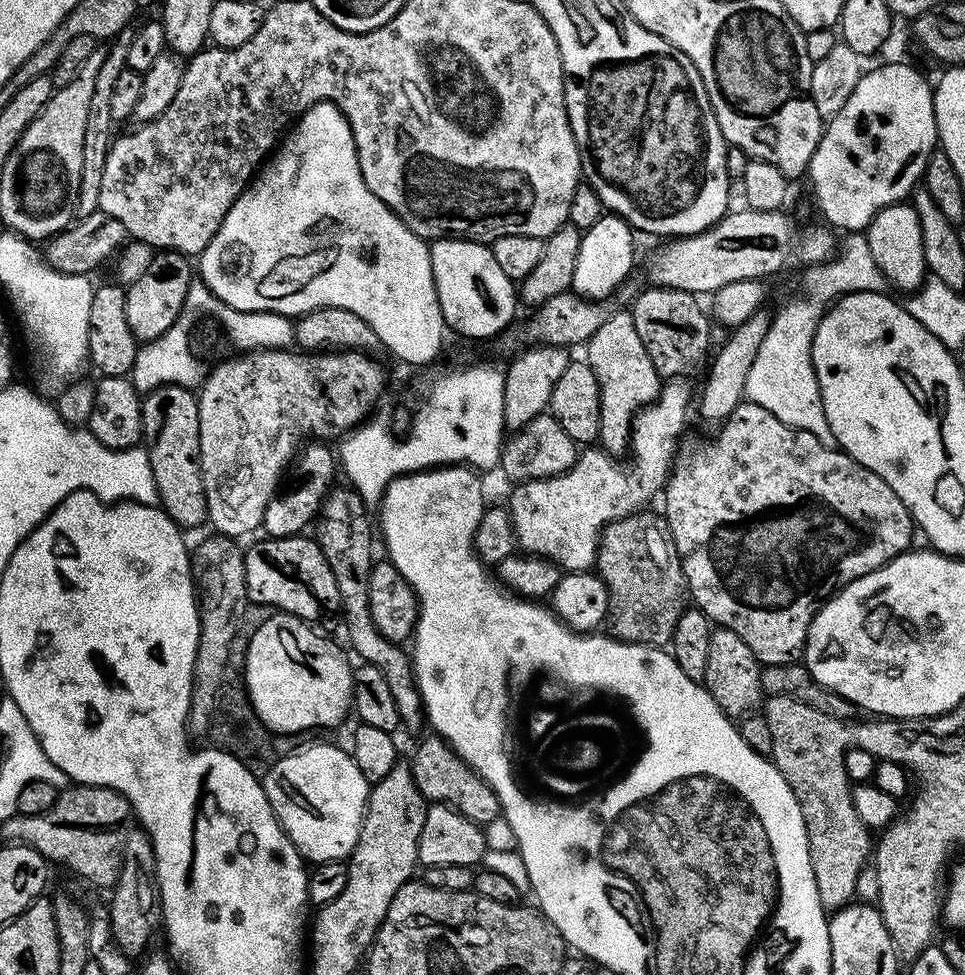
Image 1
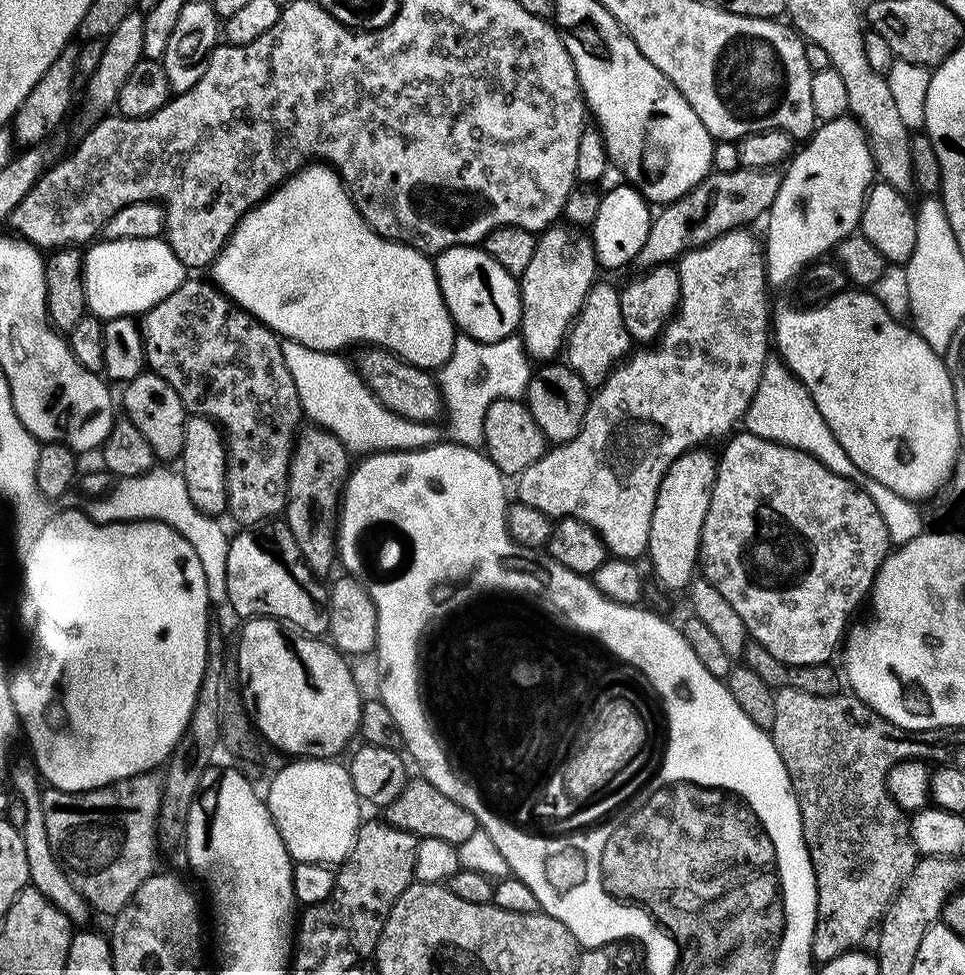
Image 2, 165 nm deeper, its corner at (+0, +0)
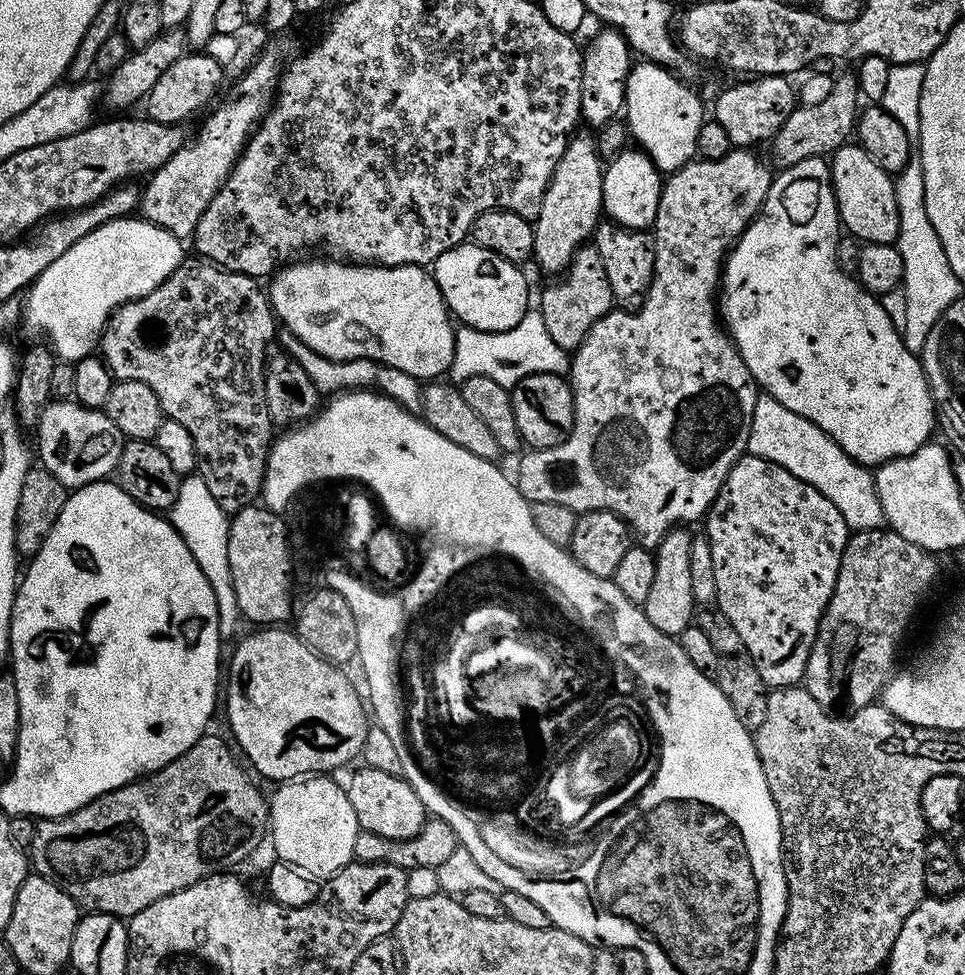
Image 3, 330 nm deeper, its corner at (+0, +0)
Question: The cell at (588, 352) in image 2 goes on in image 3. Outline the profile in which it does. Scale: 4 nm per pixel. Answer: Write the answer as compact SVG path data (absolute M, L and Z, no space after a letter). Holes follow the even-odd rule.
M595 246L579 248L562 275L553 280L556 281L546 285L540 296L538 311L550 338L554 338L555 344L562 346L564 352L571 354L582 346L582 342L590 334L590 326L594 326L598 318L613 311L610 281L606 279L606 270Z

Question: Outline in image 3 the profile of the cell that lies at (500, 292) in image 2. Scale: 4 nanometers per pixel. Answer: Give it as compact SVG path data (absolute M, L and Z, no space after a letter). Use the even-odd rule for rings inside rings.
M465 242L456 248L446 250L446 254L438 257L434 265L436 284L440 287L440 293L444 295L449 313L461 325L477 328L483 332L510 330L522 319L524 313L529 311L528 284L524 281L524 276L520 272L523 271L506 258L502 258L498 254L471 242Z

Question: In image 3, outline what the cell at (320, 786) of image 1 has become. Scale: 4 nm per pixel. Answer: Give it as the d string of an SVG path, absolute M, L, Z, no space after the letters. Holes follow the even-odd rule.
M309 774L303 778L297 778L290 780L279 785L280 788L277 790L273 796L270 796L270 840L272 836L272 844L276 847L276 852L281 861L286 864L293 864L298 866L304 872L309 872L311 876L317 878L327 878L336 872L340 868L345 868L348 864L353 863L354 857L352 851L354 850L354 838L362 831L358 818L354 814L354 806L350 806L350 798L348 797L347 791L343 787L340 788L338 785L332 781L332 778L329 778L324 774Z

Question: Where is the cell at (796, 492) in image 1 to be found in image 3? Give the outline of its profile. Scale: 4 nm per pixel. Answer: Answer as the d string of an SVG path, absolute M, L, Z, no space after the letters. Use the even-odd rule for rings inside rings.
M745 454L740 457L738 462L734 462L730 474L726 474L726 482L722 482L722 490L716 495L716 501L708 507L706 523L708 523L706 539L710 546L710 554L714 557L715 607L727 618L730 626L734 626L734 630L738 630L741 649L746 653L748 659L754 662L758 674L762 674L762 682L767 684L769 689L790 688L799 685L804 679L806 662L810 658L810 650L814 646L814 638L818 634L820 619L834 594L842 554L846 550L846 542L850 535L850 530L846 526L842 514L838 514L838 506L834 506L834 502L830 502L830 498L826 498L826 494L822 494L822 490L814 490L814 486L802 482L802 478L794 478L794 474L790 474L790 470L782 470L782 466L778 466L766 458Z

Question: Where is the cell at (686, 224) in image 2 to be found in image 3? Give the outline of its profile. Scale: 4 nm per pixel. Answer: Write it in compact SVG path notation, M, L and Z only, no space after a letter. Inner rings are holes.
M840 74L833 79L830 98L825 98L815 106L797 106L790 114L790 118L786 118L774 141L776 149L773 150L772 156L776 159L775 167L783 170L811 156L827 157L849 143L858 119L856 103L861 103L861 100L860 85L856 83L855 75Z

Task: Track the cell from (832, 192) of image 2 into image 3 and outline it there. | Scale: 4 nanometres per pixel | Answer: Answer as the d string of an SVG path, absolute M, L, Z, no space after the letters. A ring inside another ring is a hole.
M811 156L794 166L777 171L760 213L733 244L725 259L718 285L718 316L728 335L732 337L733 344L742 354L750 374L767 395L782 402L786 410L794 410L794 414L817 424L826 434L830 434L830 438L834 438L834 442L838 442L838 446L842 446L842 450L850 458L865 466L879 466L898 456L914 454L922 445L929 443L933 439L932 427L937 427L938 424L938 413L921 357L904 345L902 333L895 329L894 322L887 317L879 299L864 289L855 275L848 275L839 268L837 248L841 237L840 211L836 205L829 161L822 156Z

